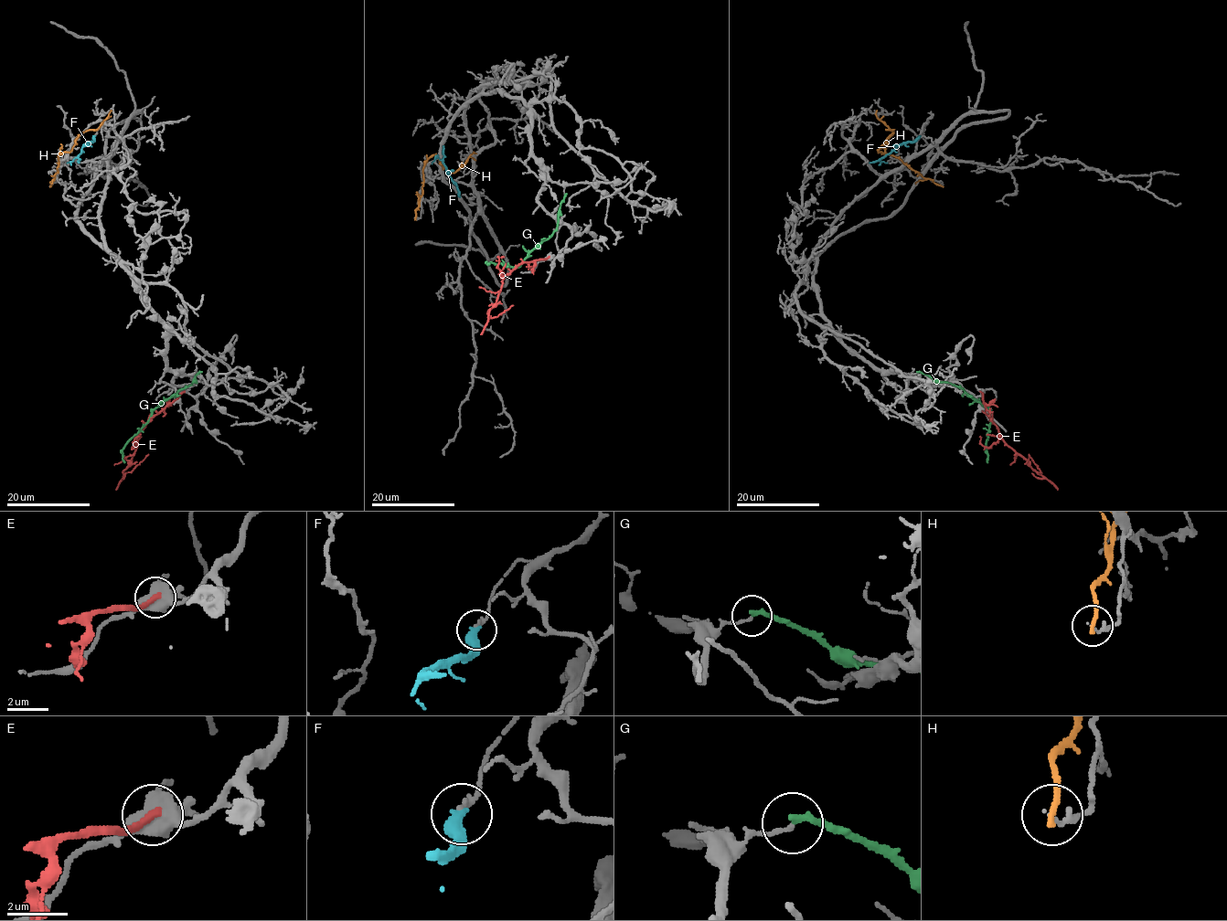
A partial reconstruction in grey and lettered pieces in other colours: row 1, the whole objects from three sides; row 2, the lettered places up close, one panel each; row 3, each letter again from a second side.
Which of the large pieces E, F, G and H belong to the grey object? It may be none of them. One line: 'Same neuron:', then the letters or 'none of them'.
Same neuron: none of them

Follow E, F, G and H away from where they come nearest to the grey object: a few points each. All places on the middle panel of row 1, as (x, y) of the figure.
E: (549, 257), (522, 262), (504, 276), (496, 302), (488, 312), (489, 317), (496, 317), (513, 305)
F: (459, 195), (456, 185), (439, 157), (432, 164)
G: (565, 194), (557, 227), (548, 238), (517, 266), (489, 264)
H: (415, 218), (426, 160), (435, 155), (450, 173), (454, 173), (476, 153)

